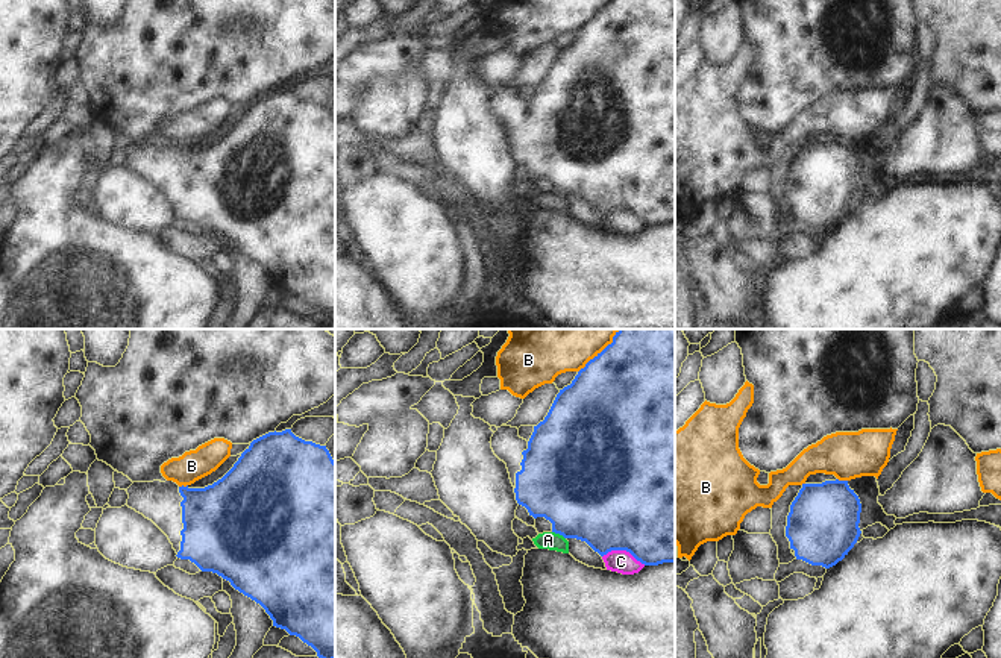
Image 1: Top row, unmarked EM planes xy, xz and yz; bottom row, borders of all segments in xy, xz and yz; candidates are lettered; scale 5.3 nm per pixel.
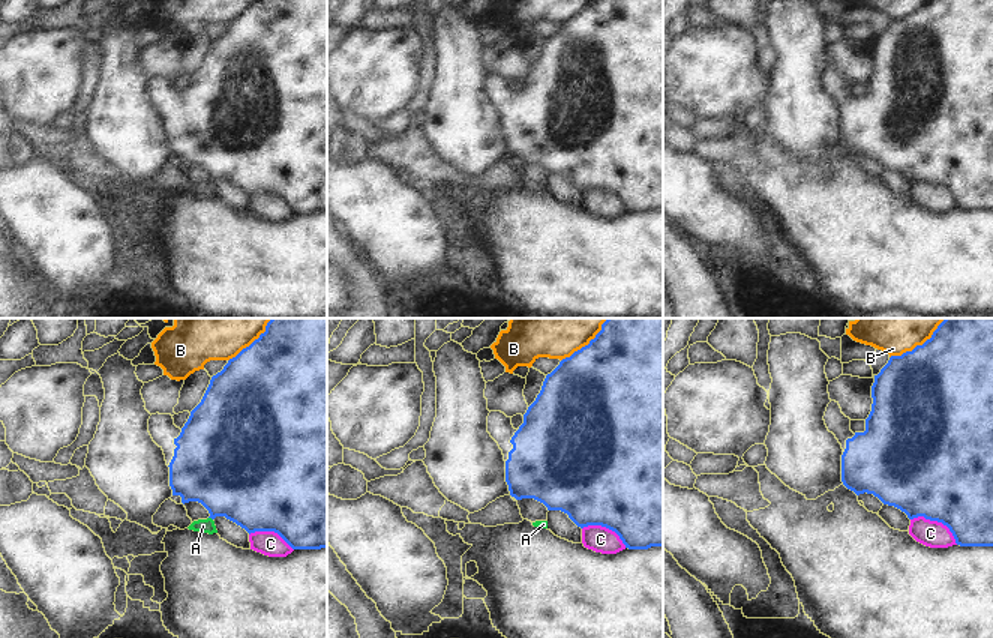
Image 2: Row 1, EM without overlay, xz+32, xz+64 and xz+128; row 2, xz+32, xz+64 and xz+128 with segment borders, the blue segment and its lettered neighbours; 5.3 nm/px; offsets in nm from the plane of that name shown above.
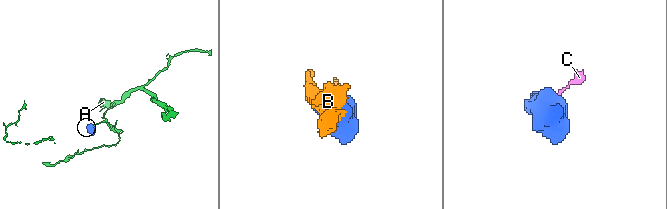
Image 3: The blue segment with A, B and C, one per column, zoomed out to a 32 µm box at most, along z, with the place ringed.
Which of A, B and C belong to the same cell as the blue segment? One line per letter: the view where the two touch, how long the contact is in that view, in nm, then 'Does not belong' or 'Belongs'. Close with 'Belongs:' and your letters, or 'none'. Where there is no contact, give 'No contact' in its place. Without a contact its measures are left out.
A: Touches blue in xz. Shared border 80 nm. Does not belong
B: Touches blue in xz. Shared border 260 nm. Does not belong
C: Touches blue in xz. Shared border 240 nm. Does not belong
Belongs: none.

